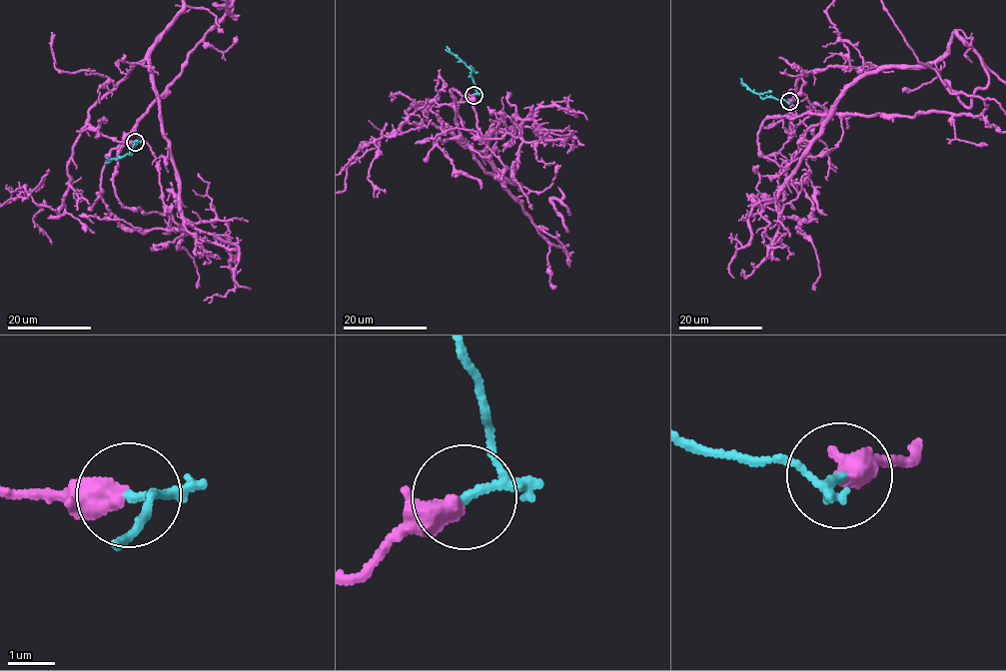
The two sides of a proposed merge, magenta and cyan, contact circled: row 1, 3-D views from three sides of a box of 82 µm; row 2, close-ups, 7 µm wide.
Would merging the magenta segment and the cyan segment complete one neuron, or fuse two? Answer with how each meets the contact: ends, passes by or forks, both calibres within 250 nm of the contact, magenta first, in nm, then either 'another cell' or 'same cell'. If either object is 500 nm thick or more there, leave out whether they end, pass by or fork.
magenta passes by; cyan passes by; 360 nm thick on the magenta side, 120 nm on the other; same cell

